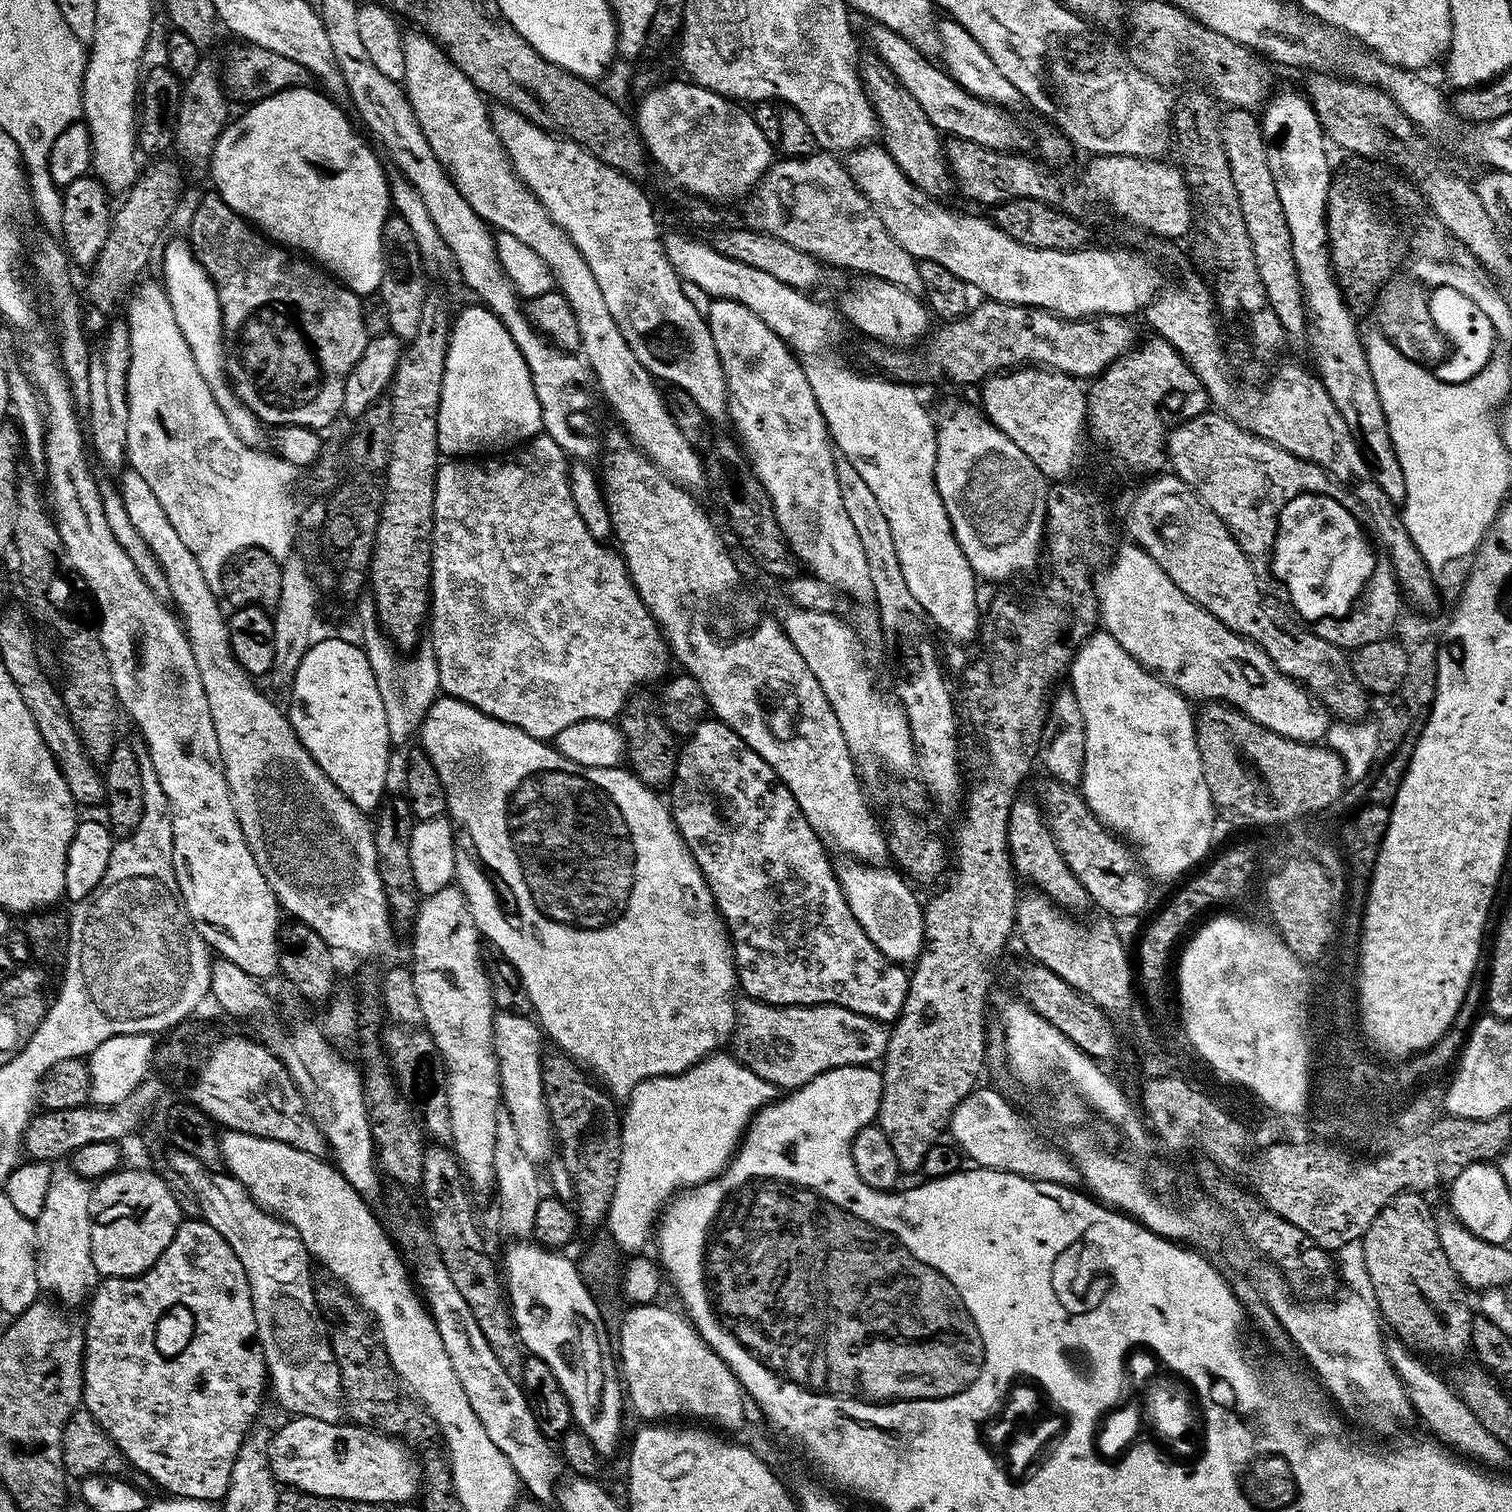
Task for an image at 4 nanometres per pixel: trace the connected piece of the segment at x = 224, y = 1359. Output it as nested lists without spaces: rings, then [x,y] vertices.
[[[203,1218],[181,1219],[176,1237],[154,1266],[141,1276],[101,1279],[87,1306],[88,1321],[82,1324],[83,1407],[102,1426],[105,1437],[120,1447],[119,1455],[165,1488],[165,1493],[182,1499],[223,1501],[230,1470],[238,1450],[249,1439],[248,1427],[260,1412],[269,1383],[264,1351],[256,1335],[254,1302],[238,1254]]]

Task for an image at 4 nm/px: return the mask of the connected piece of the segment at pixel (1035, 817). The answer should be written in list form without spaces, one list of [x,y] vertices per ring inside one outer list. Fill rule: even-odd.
[[[1017,795],[1016,801],[1010,806],[1008,853],[1012,855],[1012,866],[1016,876],[1021,881],[1025,880],[1028,886],[1031,886],[1035,891],[1048,896],[1058,908],[1063,909],[1068,914],[1080,914],[1078,912],[1084,912],[1090,908],[1086,886],[1082,886],[1082,882],[1078,882],[1078,878],[1074,878],[1074,870],[1070,870],[1070,866],[1066,866],[1066,858],[1062,858],[1062,854],[1050,834],[1048,824],[1044,821],[1044,811],[1031,795]]]

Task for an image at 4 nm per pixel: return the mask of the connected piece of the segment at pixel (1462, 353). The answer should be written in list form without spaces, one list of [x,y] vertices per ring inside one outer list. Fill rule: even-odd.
[[[1446,285],[1435,286],[1429,291],[1429,294],[1429,298],[1428,296],[1426,298],[1429,321],[1433,329],[1436,328],[1452,346],[1450,355],[1437,367],[1433,367],[1434,376],[1443,383],[1468,382],[1494,356],[1492,350],[1498,337],[1492,322],[1481,311],[1480,306],[1464,296],[1462,292],[1458,292],[1456,288]]]

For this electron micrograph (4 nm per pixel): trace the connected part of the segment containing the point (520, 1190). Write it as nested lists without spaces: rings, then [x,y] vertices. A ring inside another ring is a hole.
[[[506,1114],[497,1115],[498,1130],[494,1134],[494,1192],[500,1195],[500,1228],[512,1238],[524,1238],[535,1233],[534,1214],[538,1214],[538,1202],[542,1195],[540,1176],[536,1173],[537,1161],[526,1158],[526,1150],[518,1143],[514,1122]]]

